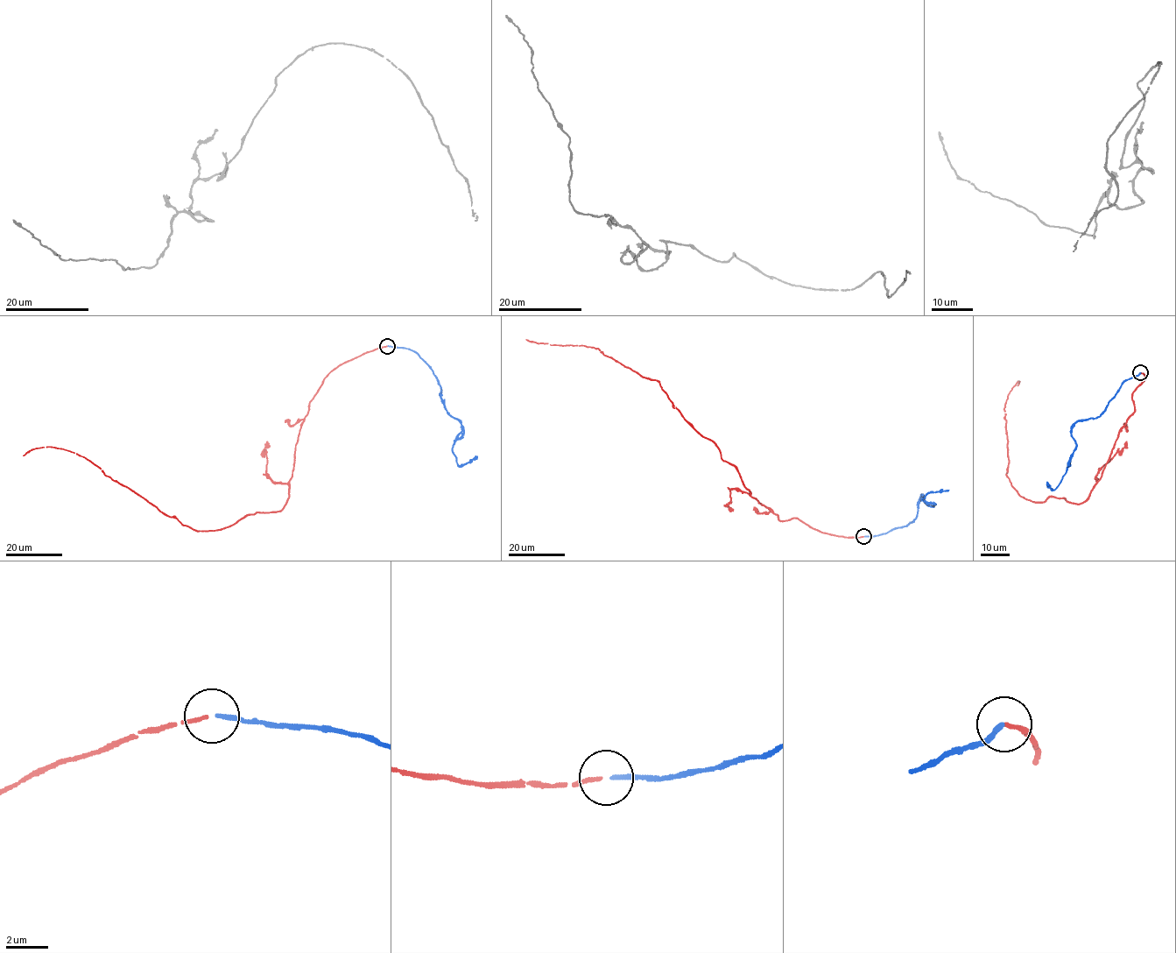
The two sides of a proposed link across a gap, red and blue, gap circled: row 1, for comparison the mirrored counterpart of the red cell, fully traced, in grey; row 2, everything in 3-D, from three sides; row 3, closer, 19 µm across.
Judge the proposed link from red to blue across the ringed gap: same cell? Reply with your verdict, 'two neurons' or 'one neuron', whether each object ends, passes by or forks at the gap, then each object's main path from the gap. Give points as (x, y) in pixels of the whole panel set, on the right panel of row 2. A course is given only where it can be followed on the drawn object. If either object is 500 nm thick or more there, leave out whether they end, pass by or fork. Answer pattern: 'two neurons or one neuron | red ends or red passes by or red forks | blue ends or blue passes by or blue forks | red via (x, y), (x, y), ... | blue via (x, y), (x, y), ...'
one neuron | red ends | blue ends | red via (1140, 372), (1135, 411), (1079, 504), (1050, 496), (1036, 502), (1012, 486), (1004, 408), (1017, 385) | blue via (1140, 372), (1120, 386), (1099, 416), (1074, 424), (1072, 437), (1076, 445), (1064, 475), (1053, 490), (1046, 482)

